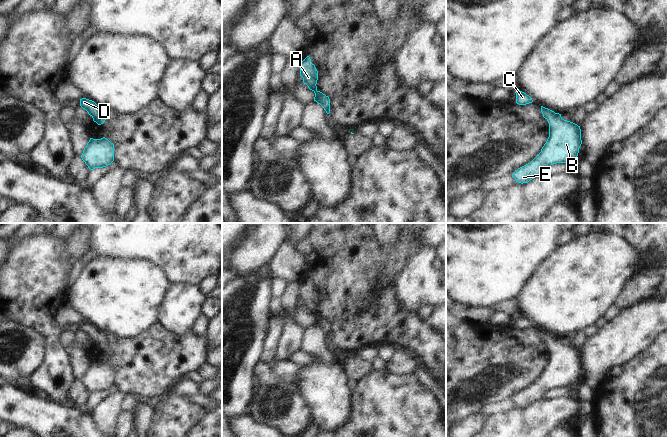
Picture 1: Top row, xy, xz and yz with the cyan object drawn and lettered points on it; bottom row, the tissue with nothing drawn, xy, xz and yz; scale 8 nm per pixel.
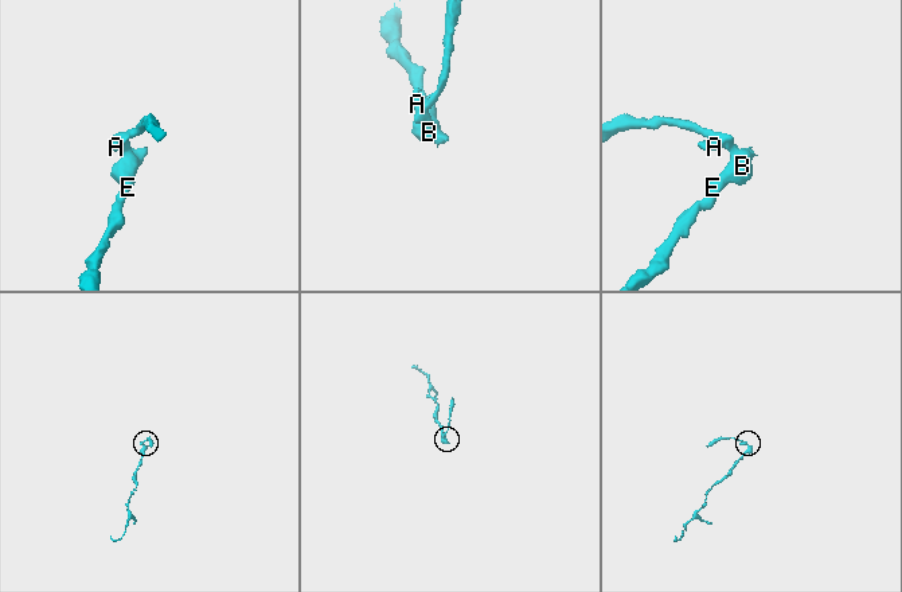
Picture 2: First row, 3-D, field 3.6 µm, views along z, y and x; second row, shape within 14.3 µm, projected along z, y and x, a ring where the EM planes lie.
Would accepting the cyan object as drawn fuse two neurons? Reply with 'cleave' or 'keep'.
keep

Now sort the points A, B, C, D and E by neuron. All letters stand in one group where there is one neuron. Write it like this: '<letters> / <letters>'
A B C D E

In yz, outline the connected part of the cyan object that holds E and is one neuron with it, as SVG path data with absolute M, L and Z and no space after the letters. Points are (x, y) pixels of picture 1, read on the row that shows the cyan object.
M543 106L541 112L549 123L549 137L541 152L530 163L512 174L516 182L521 184L543 175L553 164L574 163L582 144L580 126L564 120L561 114Z

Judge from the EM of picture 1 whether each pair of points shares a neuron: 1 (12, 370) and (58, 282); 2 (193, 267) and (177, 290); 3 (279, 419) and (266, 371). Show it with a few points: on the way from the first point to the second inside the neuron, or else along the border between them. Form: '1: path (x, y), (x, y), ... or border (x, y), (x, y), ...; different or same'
1: border (11, 321), (36, 331), (43, 339), (44, 351); different
2: border (171, 283), (197, 286); different
3: path (279, 407), (271, 397), (268, 383); same

